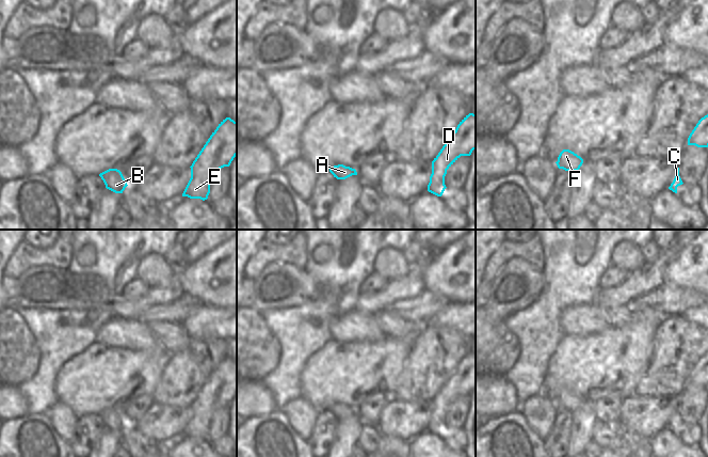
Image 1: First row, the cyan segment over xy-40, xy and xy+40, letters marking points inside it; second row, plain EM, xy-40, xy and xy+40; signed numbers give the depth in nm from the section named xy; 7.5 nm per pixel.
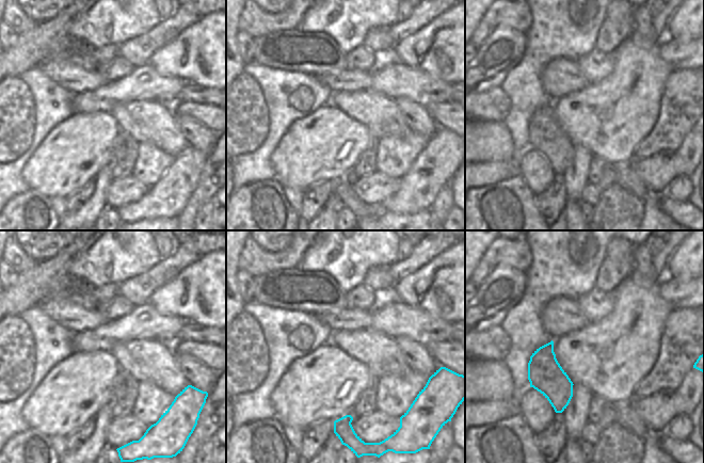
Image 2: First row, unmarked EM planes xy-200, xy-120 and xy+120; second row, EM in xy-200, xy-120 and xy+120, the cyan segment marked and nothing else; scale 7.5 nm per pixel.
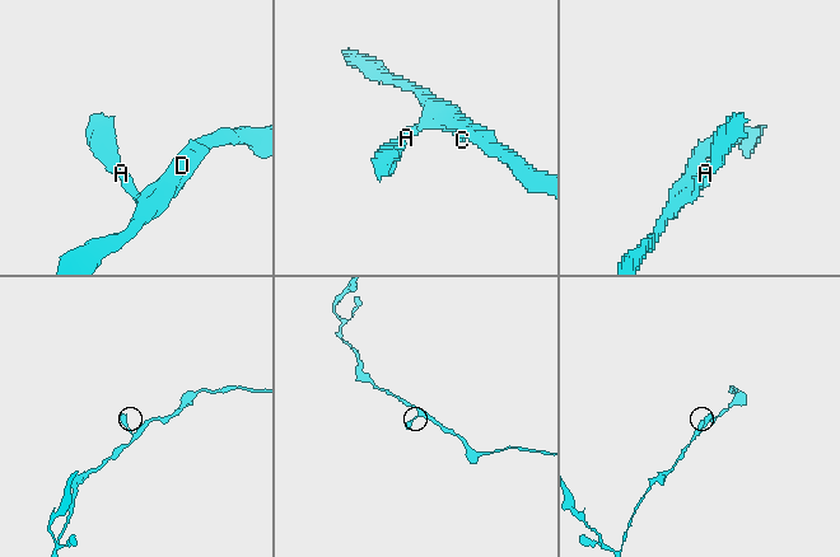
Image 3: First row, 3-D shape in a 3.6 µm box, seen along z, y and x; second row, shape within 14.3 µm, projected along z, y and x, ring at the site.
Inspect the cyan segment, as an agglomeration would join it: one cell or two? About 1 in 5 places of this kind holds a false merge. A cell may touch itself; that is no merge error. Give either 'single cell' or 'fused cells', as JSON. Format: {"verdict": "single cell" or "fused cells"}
{"verdict": "single cell"}

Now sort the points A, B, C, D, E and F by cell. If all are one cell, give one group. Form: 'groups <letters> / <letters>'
groups A B C D E F

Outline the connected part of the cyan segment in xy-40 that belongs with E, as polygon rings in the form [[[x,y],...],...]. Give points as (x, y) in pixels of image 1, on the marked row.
[[[223,120],[212,132],[191,168],[191,178],[182,193],[190,199],[208,199],[215,171],[229,167],[237,156],[237,122]]]

